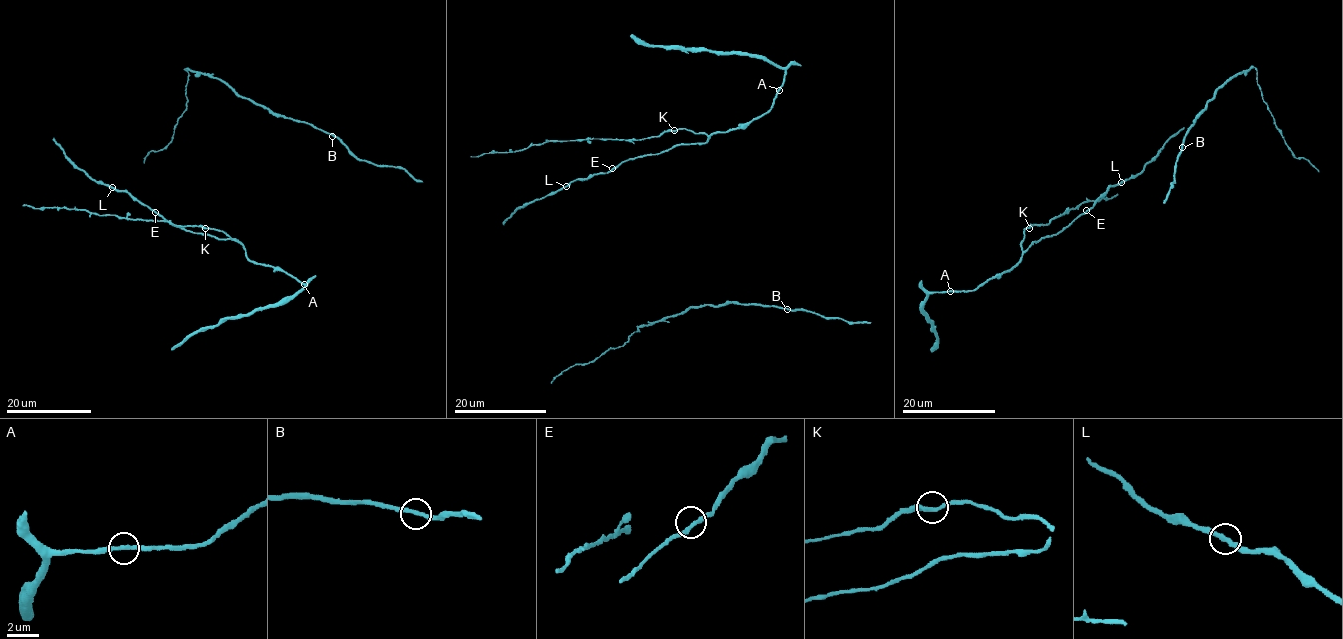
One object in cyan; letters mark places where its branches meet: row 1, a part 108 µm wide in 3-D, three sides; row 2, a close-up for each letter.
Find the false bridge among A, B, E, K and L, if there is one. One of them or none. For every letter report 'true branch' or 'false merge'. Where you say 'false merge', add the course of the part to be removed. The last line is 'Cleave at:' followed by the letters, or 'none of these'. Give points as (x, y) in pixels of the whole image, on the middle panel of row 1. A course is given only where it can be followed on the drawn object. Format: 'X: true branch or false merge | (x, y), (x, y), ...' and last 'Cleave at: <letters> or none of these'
A: true branch
B: true branch
E: true branch
K: true branch
L: true branch
Cleave at: none of these

